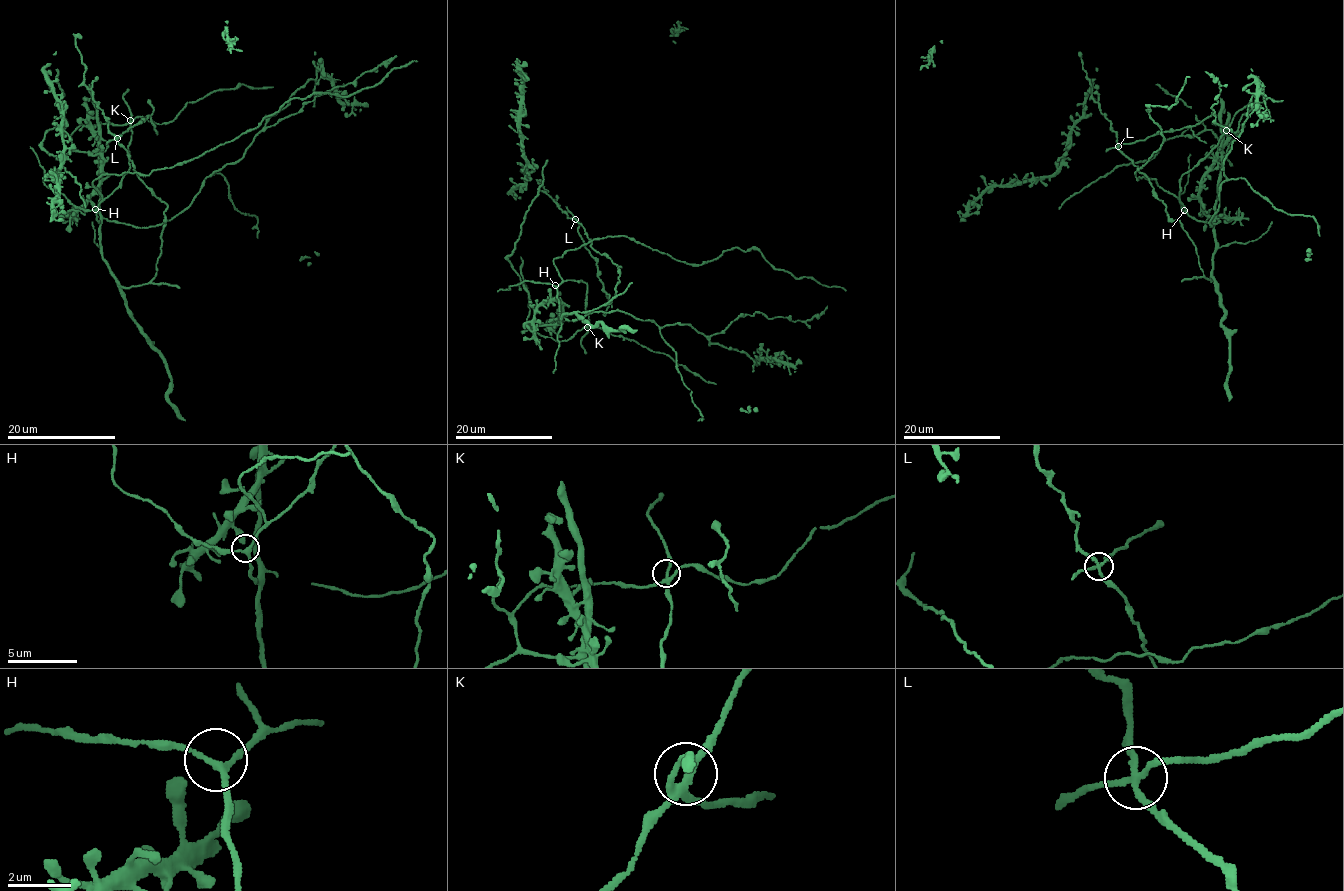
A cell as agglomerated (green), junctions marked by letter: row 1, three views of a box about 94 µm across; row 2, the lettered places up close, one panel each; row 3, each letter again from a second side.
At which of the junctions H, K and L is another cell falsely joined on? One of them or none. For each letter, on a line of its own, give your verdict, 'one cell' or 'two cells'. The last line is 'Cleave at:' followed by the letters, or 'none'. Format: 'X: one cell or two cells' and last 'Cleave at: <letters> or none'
H: one cell
K: one cell
L: two cells
Cleave at: L

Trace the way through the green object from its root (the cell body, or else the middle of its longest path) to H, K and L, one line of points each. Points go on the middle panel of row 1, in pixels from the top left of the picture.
H: (597, 309), (561, 316), (555, 285)
K: (597, 309), (560, 315), (552, 337), (559, 342), (568, 340), (587, 327)
L: (597, 309), (615, 296), (620, 267), (591, 245), (585, 228), (575, 218)

